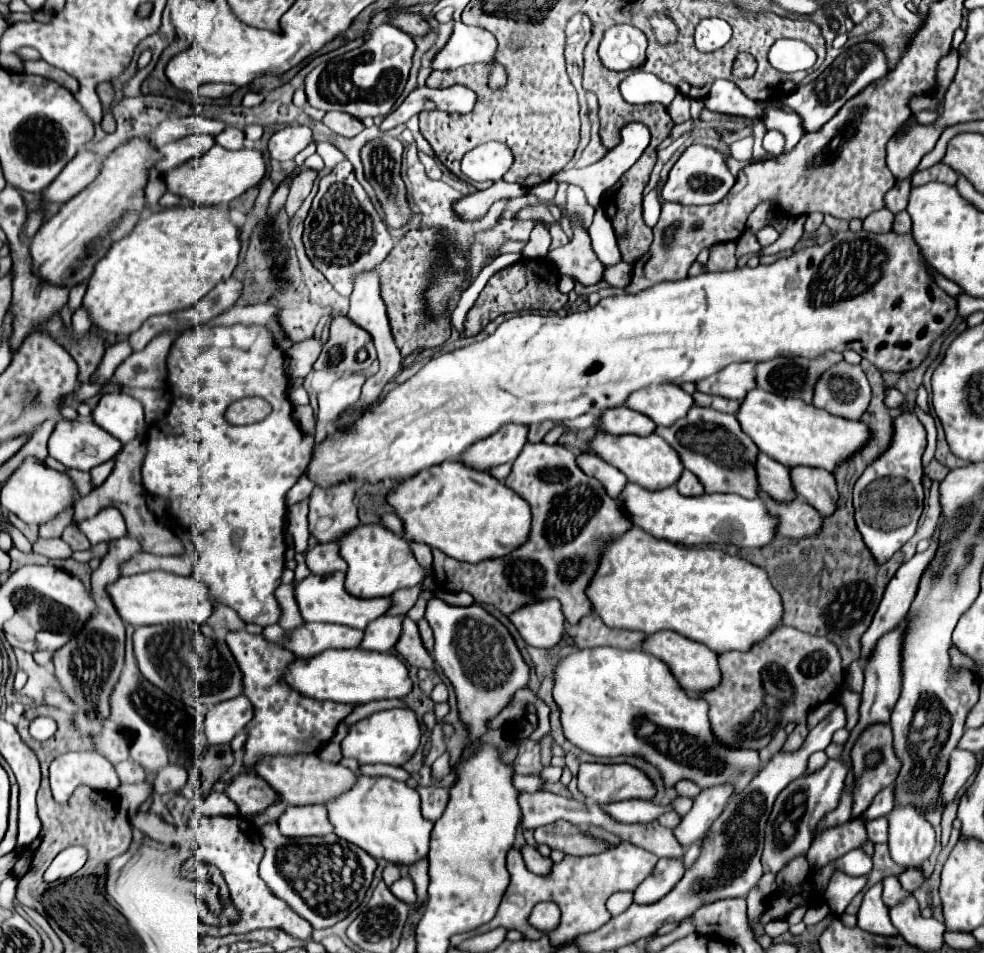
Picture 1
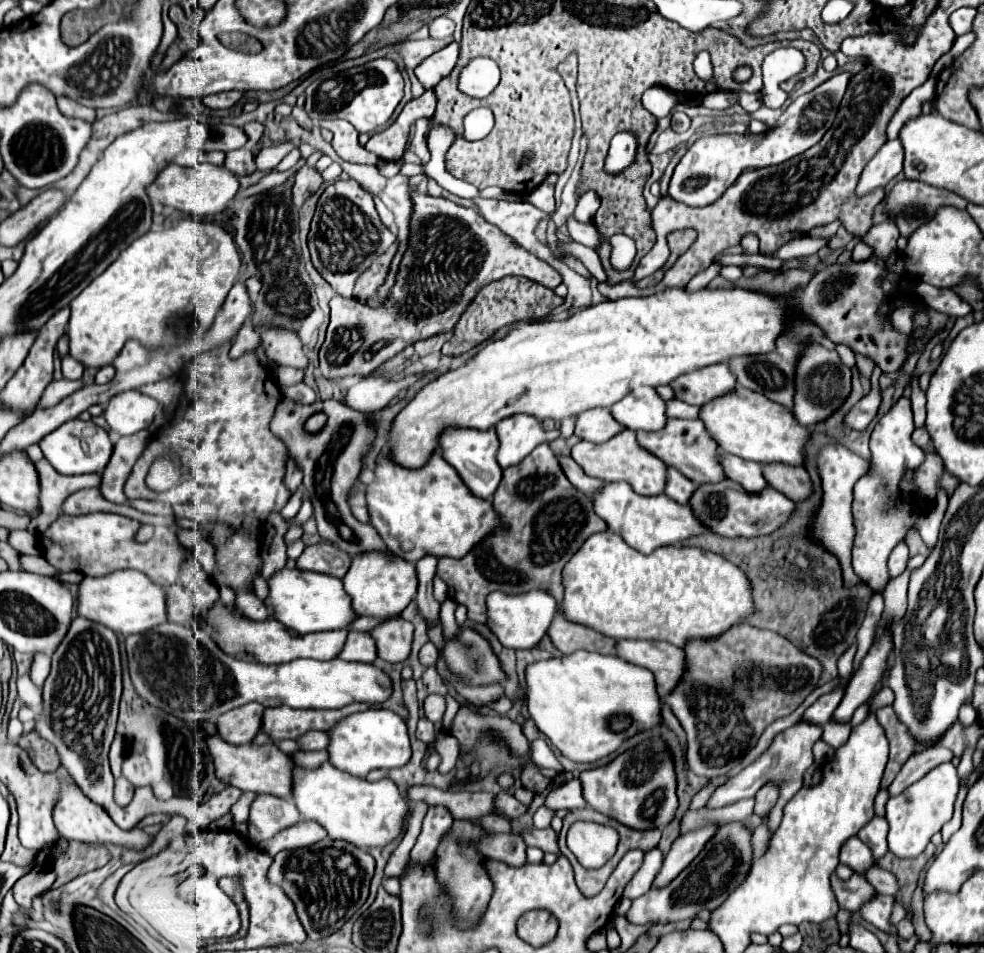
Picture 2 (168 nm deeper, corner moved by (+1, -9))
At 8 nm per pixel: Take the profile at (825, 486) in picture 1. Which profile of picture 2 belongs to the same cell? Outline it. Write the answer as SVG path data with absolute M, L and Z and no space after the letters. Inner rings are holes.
M764 463L762 475L770 487L784 493L792 501L802 501L810 495L810 477L804 467L792 467L786 463Z

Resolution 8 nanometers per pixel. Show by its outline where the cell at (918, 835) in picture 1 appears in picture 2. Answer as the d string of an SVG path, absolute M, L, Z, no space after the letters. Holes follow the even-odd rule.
M942 763L934 767L928 775L920 781L904 789L900 795L890 797L886 803L886 819L890 823L888 833L888 847L896 857L918 857L926 845L930 843L932 835L942 829L944 823L952 819L952 809L958 793L958 775L952 763Z

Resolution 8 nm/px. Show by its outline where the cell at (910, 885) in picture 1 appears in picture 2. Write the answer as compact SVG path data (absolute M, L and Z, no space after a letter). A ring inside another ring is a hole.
M874 863L870 869L864 871L866 881L880 893L888 893L888 895L898 895L898 881L892 873L888 873L886 869L882 869L878 863Z

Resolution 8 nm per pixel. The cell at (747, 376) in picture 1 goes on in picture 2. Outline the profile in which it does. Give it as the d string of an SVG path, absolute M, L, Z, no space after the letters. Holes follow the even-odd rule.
M716 363L716 365L696 369L692 373L684 373L670 383L674 391L674 399L680 399L696 407L702 407L710 399L732 391L734 385L736 379L732 377L726 363Z

